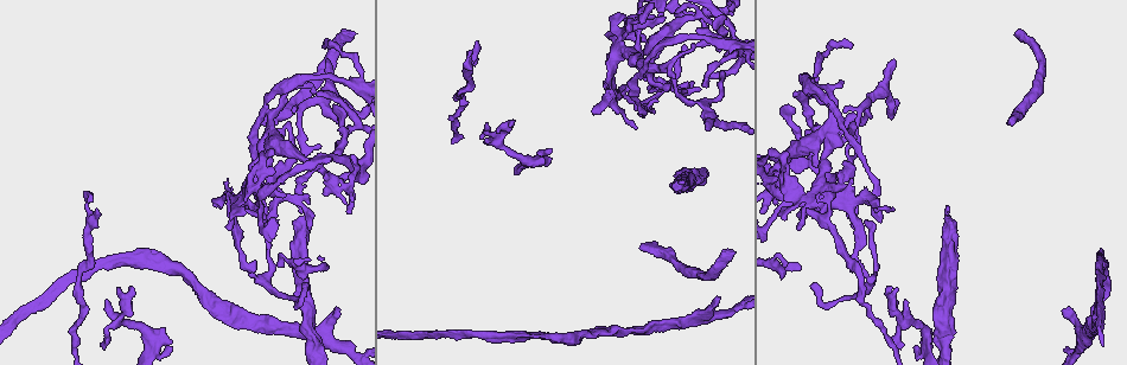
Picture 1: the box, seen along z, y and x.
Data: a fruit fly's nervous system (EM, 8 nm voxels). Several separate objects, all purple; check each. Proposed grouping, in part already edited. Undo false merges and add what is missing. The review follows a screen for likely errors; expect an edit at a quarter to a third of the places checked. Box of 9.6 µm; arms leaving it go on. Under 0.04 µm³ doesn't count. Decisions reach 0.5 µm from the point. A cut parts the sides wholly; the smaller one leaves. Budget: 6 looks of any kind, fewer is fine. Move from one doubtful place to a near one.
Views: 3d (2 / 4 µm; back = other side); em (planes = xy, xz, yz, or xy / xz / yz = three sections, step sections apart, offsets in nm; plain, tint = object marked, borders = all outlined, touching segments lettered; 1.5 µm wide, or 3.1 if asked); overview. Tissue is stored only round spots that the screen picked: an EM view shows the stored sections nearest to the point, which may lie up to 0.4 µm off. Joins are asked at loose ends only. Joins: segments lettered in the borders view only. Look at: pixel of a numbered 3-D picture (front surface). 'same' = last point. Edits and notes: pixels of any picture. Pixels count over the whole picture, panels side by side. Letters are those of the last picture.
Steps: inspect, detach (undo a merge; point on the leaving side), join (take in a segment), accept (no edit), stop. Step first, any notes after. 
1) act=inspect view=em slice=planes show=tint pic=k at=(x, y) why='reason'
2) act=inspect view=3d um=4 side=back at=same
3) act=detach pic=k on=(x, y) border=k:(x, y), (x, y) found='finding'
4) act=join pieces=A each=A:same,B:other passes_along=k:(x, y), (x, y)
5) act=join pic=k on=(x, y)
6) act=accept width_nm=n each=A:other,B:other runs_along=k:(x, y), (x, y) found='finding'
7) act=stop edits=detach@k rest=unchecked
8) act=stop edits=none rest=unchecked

act=inspect view=em slice=planes show=borders pic=1 at=(816, 191) why='narrows sharply'

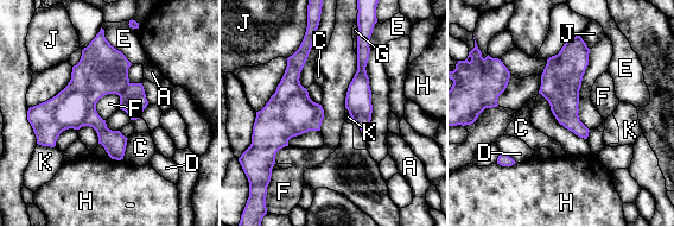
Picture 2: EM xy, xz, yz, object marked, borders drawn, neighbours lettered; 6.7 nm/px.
act=detach pic=2 on=(133, 101) longest_contact=E:320nm each=A:other,C:other,D:other,E:other,F:other,G:other,H:other,J:other,K:other part_leaving=2:(360, 51), (361, 114), (364, 128) found='a second neuron is stuck on'

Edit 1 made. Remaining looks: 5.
act=inspect view=overview

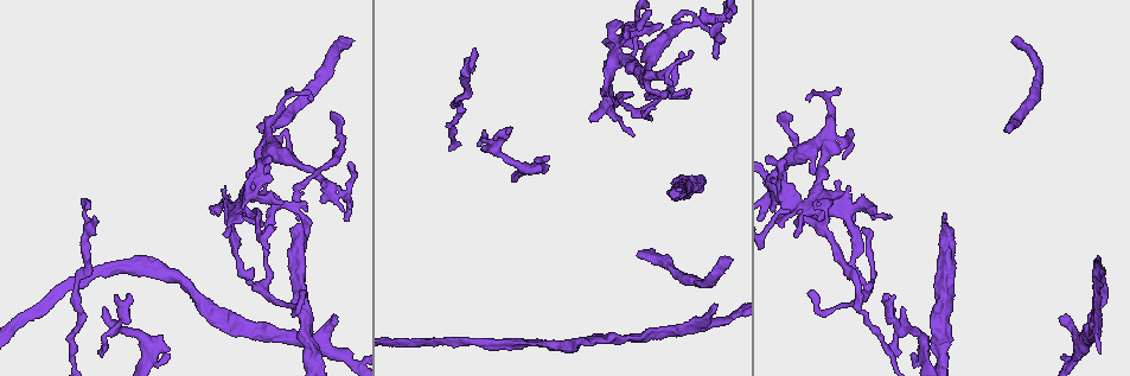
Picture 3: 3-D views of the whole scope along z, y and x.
act=inspect view=em slice=planes show=borders pic=3 at=(673, 87) why='thin end'

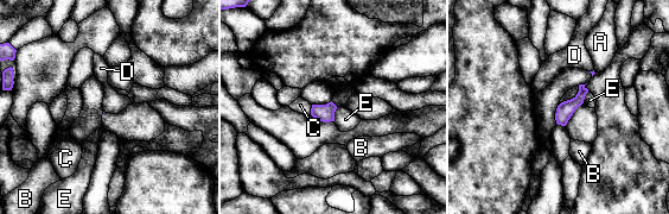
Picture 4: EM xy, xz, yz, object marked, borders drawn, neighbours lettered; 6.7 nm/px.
act=accept each=A:other,B:other,C:other,D:other,E:other border=4:(337, 107), (333, 120) found='none of them fits'

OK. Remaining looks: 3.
act=inspect view=em slice=planes show=borders pic=3 at=(943, 215) why='branch stops here'

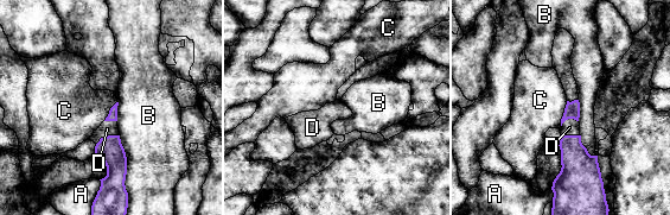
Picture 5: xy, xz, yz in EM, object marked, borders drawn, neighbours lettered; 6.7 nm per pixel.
act=join pieces=D each=A:other,B:other,C:other,D:same found='it goes on there'

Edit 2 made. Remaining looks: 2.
act=stop edits=detach@2,join@5 rest=unchecked

